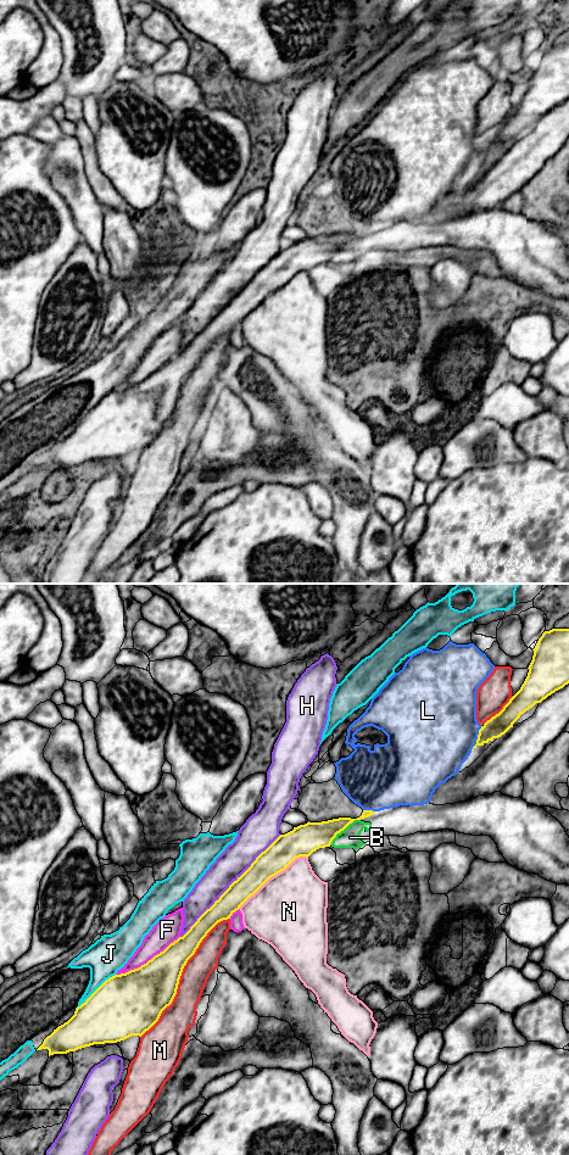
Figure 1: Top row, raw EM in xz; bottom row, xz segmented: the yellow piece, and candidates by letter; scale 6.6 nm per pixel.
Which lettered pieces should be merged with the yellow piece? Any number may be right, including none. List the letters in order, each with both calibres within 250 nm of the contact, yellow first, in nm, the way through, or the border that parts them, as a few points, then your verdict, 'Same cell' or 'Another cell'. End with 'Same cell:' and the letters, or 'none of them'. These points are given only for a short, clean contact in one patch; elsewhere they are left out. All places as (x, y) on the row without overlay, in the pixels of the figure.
B: Thickness 190 nm (yellow) against 130 nm. Boundary: xz (360, 234), (350, 238), (329, 260). Another cell
F: Thickness 360 nm (yellow) against 170 nm. Another cell
H: Thickness 160 nm (yellow) against 200 nm. Another cell
J: Thickness 420 nm (yellow) against 240 nm. Another cell
L: Thickness 140 nm (yellow) against 480 nm. Another cell
M: Thickness 320 nm (yellow) against 190 nm. Another cell
N: Thickness 180 nm (yellow) against 480 nm. Another cell
Same cell: none of them

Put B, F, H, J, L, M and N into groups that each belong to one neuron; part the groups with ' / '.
B F / H / J / L / M / N

